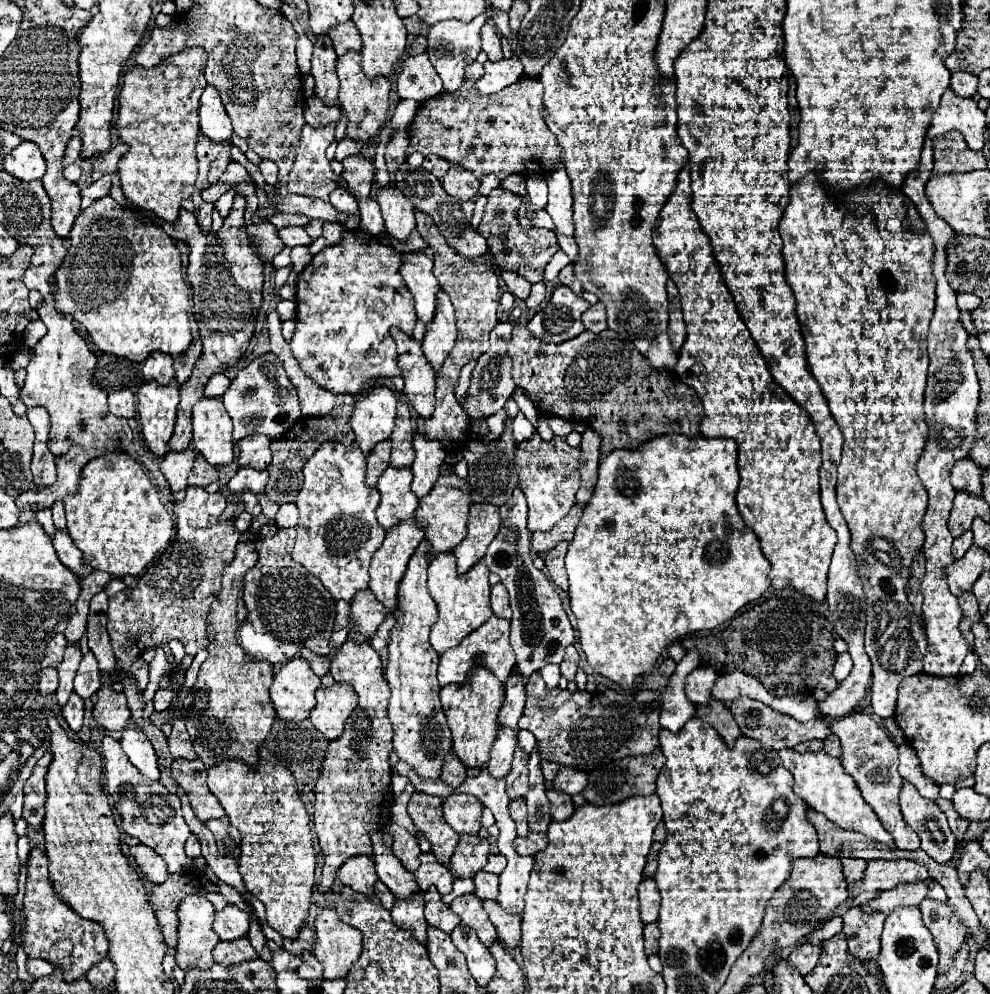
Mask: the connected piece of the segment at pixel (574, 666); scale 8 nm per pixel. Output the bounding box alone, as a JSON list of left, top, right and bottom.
[561,645,579,681]

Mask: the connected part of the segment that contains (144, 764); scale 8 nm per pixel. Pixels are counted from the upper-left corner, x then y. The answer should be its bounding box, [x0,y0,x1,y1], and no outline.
[119,727,159,779]

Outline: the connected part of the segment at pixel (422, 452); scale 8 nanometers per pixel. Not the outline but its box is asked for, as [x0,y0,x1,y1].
[411,433,447,497]

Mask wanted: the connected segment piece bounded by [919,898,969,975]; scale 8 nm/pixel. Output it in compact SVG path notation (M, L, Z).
M925 898L919 909L923 913L923 923L929 927L939 951L937 973L943 975L949 971L955 953L963 947L963 943L969 941L969 931L965 925L961 925L961 919L953 913L947 901Z

